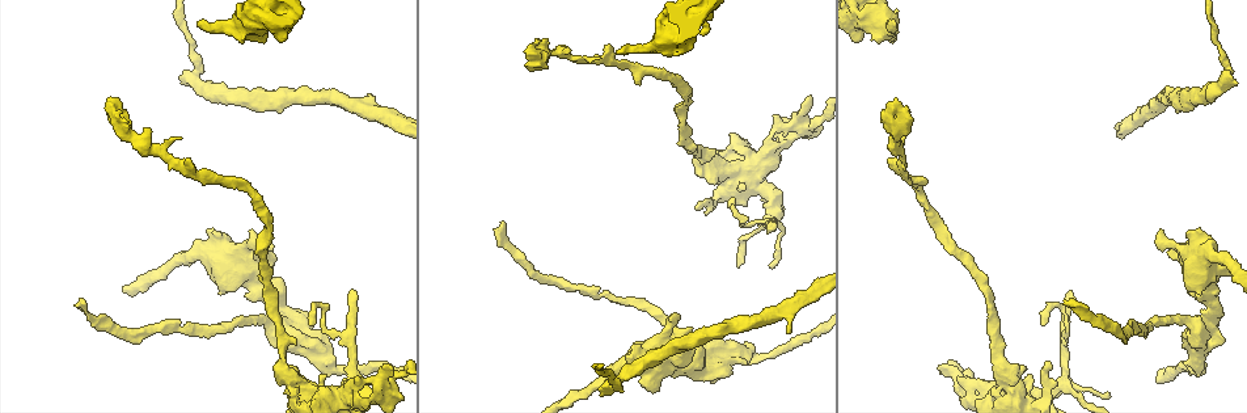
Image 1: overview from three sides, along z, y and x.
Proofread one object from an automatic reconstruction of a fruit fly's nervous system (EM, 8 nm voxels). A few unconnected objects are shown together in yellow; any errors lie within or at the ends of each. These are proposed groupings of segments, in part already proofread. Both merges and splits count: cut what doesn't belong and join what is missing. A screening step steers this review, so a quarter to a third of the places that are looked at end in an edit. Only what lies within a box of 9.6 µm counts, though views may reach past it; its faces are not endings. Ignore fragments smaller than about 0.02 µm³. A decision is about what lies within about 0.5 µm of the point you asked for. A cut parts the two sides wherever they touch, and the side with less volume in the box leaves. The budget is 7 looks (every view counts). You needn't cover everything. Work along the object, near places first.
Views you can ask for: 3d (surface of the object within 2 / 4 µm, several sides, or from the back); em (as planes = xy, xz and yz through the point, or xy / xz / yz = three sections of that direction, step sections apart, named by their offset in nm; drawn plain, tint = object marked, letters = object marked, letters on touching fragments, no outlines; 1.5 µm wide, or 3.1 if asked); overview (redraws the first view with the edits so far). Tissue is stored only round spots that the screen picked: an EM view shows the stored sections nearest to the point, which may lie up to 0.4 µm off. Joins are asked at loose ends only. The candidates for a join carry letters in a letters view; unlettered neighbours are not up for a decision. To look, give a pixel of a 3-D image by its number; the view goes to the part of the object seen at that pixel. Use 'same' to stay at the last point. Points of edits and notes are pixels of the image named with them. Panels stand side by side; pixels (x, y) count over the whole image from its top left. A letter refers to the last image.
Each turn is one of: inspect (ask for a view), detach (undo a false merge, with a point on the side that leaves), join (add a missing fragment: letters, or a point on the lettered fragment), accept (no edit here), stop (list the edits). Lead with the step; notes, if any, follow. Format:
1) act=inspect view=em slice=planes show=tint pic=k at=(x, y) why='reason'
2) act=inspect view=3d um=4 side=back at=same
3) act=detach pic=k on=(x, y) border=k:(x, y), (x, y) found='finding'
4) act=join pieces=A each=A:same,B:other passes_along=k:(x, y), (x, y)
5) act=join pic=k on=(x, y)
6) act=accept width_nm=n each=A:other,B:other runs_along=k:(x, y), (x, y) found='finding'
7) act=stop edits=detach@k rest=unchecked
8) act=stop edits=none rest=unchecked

act=inspect view=em slice=planes show=letters pic=1 at=(617, 52) why='branch stops here'

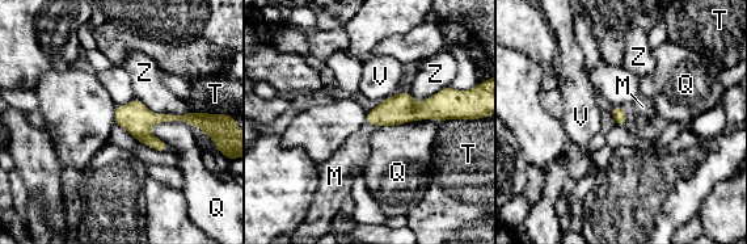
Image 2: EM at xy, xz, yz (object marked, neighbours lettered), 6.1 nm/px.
act=join pieces=M longest_contact=Z:340nm each=M:same,Q:other,T:other,V:other,Z:other passes_along=2:(617, 112), (625, 116), (642, 106) found='the neuron continues'

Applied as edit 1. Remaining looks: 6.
act=inspect view=overview

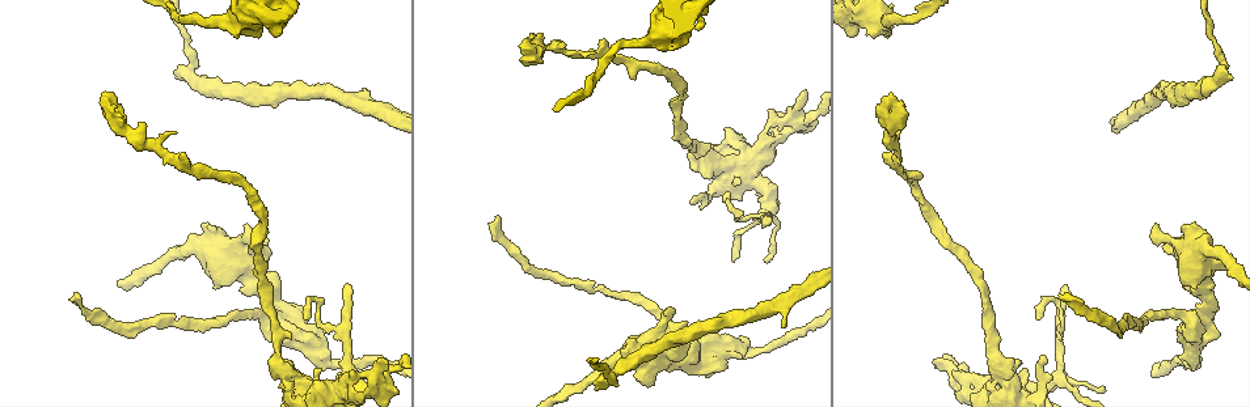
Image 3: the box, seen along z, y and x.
act=inspect view=3d um=4 pic=3 at=(279, 306) why='branch point'

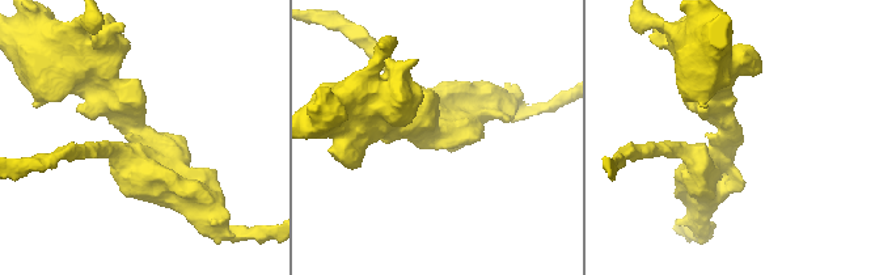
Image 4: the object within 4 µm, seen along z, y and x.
act=inspect view=em slice=planes show=letters pic=4 at=(723, 138) arms=4 why='now the EM'

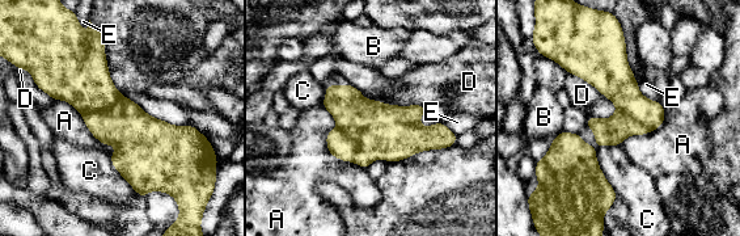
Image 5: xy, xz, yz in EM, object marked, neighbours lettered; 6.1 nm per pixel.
act=detach pic=5 on=(126, 126) width_nm=180 each=A:other,B:other,C:other,D:other,E:other border=5:(121, 96), (105, 109), (83, 114) found='a second neuron is stuck on'

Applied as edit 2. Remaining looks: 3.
act=inspect view=em slice=yz step=4 show=tint pic=3 at=(1057, 380) why='three-way junction'

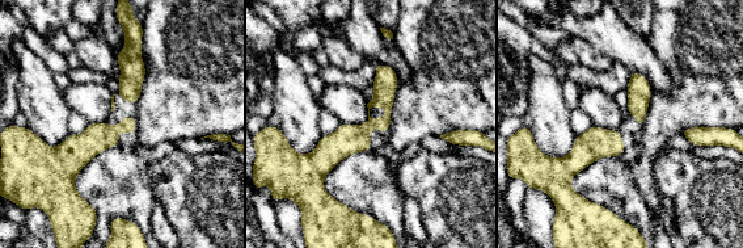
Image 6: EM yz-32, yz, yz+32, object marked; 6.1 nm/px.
act=inspect view=em slice=planes show=letters at=same

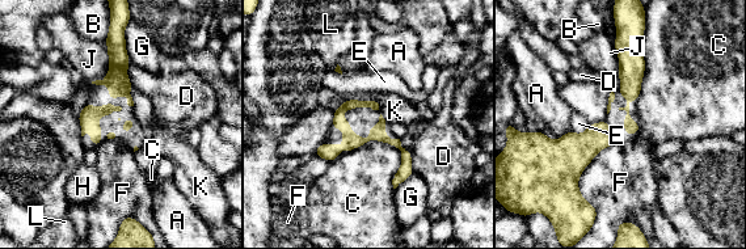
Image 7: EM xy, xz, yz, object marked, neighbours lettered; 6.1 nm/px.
act=accept each=A:other,B:other,C:other,D:other,E:other,F:other,G:other,H:other,J:other,K:other,L:other runs_along=7:(112, 47), (117, 88), (95, 118), (95, 142) found='all the same neuron'

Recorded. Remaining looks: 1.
act=stop edits=join@2,detach@5 rest=unchecked

